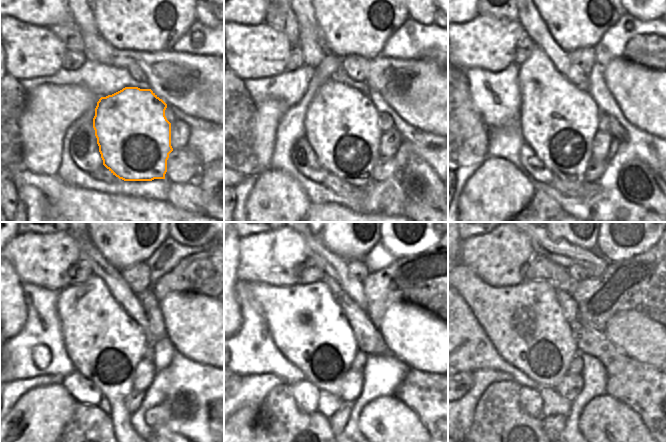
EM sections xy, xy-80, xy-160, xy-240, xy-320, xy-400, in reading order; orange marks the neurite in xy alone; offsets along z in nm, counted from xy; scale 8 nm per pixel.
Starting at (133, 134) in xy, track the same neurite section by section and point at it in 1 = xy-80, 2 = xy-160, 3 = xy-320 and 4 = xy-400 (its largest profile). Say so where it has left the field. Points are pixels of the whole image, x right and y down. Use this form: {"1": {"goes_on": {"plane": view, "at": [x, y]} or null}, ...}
{"1": {"goes_on": {"plane": "xy-80", "at": [343, 129]}}, "2": {"goes_on": {"plane": "xy-160", "at": [564, 120]}}, "3": {"goes_on": {"plane": "xy-320", "at": [332, 348]}}, "4": {"goes_on": {"plane": "xy-400", "at": [530, 322]}}}

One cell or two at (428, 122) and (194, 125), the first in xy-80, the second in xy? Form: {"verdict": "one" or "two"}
{"verdict": "two"}

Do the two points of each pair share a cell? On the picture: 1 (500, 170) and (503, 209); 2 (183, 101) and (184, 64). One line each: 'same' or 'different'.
1: same
2: same

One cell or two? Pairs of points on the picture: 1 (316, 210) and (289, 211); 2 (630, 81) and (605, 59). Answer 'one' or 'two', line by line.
1: two
2: two

